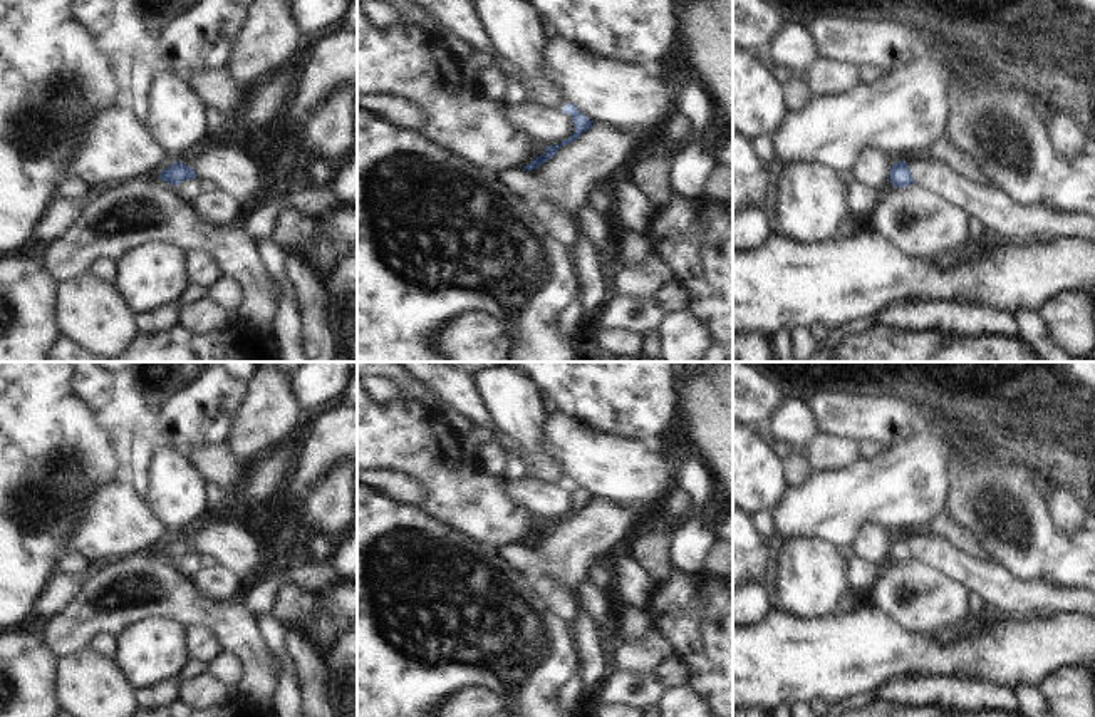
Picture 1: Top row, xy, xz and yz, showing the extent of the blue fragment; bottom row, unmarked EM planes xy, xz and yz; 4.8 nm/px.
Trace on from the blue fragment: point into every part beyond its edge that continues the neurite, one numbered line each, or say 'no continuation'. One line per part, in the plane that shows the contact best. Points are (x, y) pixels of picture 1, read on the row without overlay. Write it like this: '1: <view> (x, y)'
no continuation

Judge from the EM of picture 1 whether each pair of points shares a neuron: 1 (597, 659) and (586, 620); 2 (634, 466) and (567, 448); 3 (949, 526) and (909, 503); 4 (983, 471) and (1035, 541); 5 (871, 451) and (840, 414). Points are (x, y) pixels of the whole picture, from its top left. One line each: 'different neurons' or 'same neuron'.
1: same neuron
2: same neuron
3: different neurons
4: same neuron
5: different neurons

